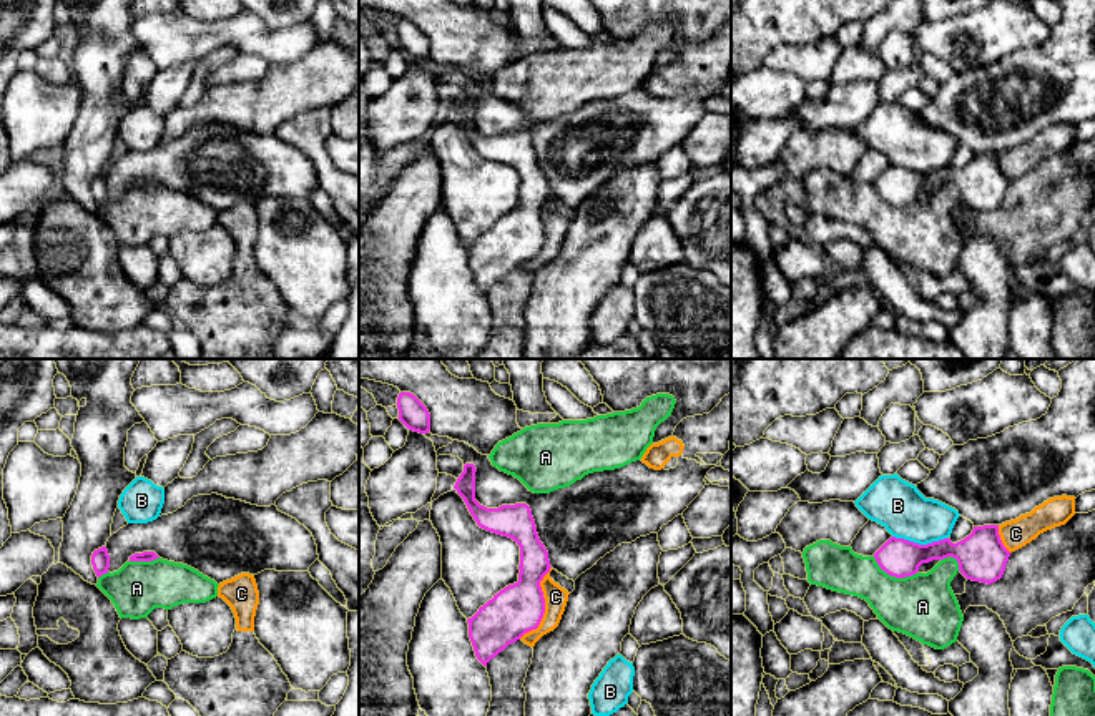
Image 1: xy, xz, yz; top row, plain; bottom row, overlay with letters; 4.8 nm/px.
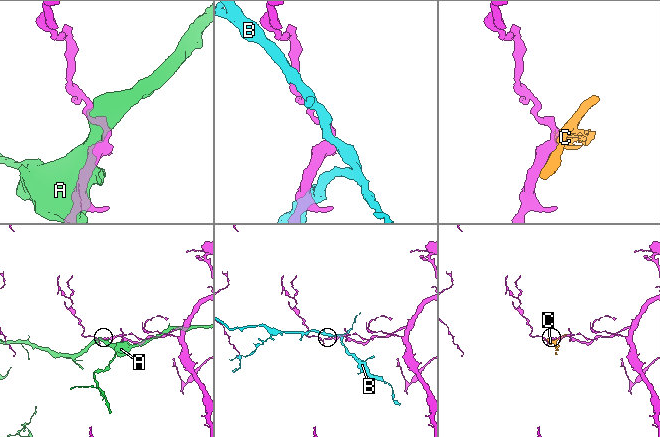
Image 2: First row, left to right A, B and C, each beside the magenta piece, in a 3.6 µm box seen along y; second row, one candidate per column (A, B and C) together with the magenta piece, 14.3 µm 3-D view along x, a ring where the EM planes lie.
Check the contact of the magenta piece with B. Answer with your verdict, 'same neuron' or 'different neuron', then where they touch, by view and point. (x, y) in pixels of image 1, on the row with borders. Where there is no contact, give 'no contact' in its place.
different neuron | yz (921, 545)

